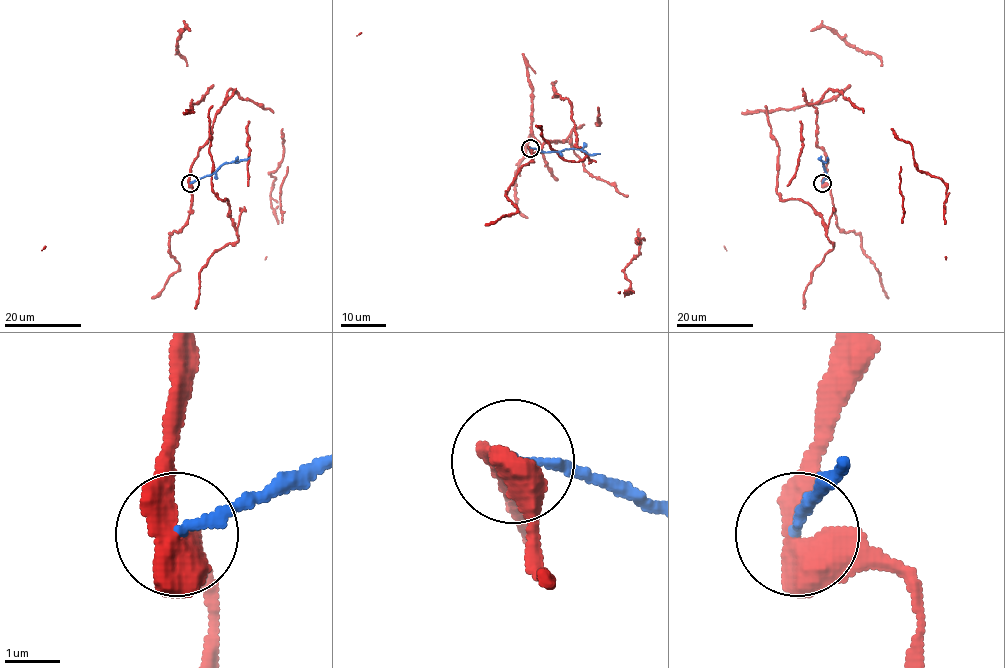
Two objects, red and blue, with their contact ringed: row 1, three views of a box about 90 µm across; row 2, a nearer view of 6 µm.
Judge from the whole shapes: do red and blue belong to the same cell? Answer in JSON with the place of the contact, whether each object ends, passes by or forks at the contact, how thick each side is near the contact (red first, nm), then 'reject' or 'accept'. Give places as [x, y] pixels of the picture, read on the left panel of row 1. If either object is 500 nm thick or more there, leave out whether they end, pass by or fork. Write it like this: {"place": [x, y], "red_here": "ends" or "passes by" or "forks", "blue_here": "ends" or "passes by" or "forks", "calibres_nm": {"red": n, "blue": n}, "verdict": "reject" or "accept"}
{"place": [190, 183], "calibres_nm": {"red": 500, "blue": 150}, "verdict": "reject"}

